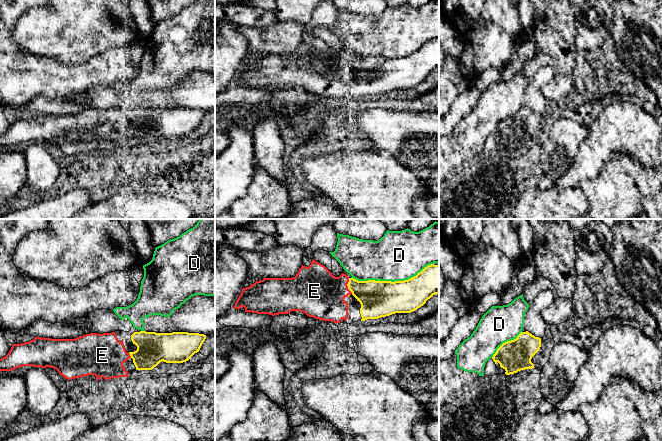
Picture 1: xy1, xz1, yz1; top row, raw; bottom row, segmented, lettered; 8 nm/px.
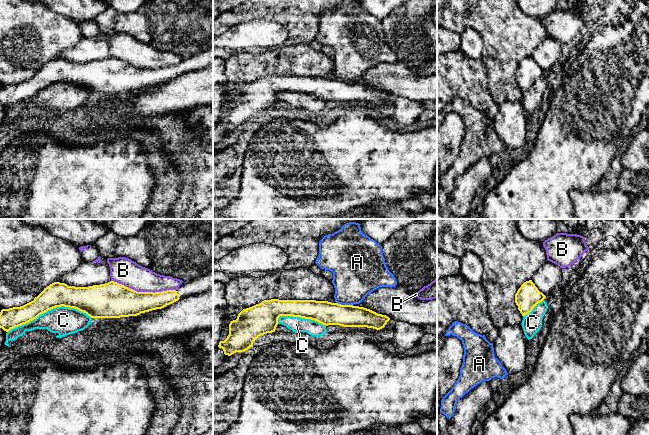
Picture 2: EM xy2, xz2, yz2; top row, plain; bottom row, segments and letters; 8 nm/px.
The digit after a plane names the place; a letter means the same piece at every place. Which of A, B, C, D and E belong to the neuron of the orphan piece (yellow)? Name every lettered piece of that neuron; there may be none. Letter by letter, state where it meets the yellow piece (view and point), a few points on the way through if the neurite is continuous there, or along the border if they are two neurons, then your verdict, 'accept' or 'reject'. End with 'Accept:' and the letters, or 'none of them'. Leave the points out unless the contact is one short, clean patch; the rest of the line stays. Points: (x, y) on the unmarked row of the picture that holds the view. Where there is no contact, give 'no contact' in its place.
A: xz2 (344, 81) | along xz2 (336, 78), (352, 81) | reject
B: xy2 (143, 68) | reject
C: xy2 (49, 85) | reject
D: xz1 (392, 58) | reject
E: xz1 (348, 62) | accept
Accept: E

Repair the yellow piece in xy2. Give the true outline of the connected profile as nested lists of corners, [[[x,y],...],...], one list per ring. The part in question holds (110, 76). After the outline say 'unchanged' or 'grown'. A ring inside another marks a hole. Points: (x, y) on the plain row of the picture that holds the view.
[[[213,47],[201,53],[183,57],[176,66],[137,68],[110,57],[88,63],[68,62],[54,58],[33,77],[0,88],[0,104],[8,108],[26,100],[56,83],[75,84],[91,94],[120,94],[162,85],[179,75],[213,66]]]; grown

